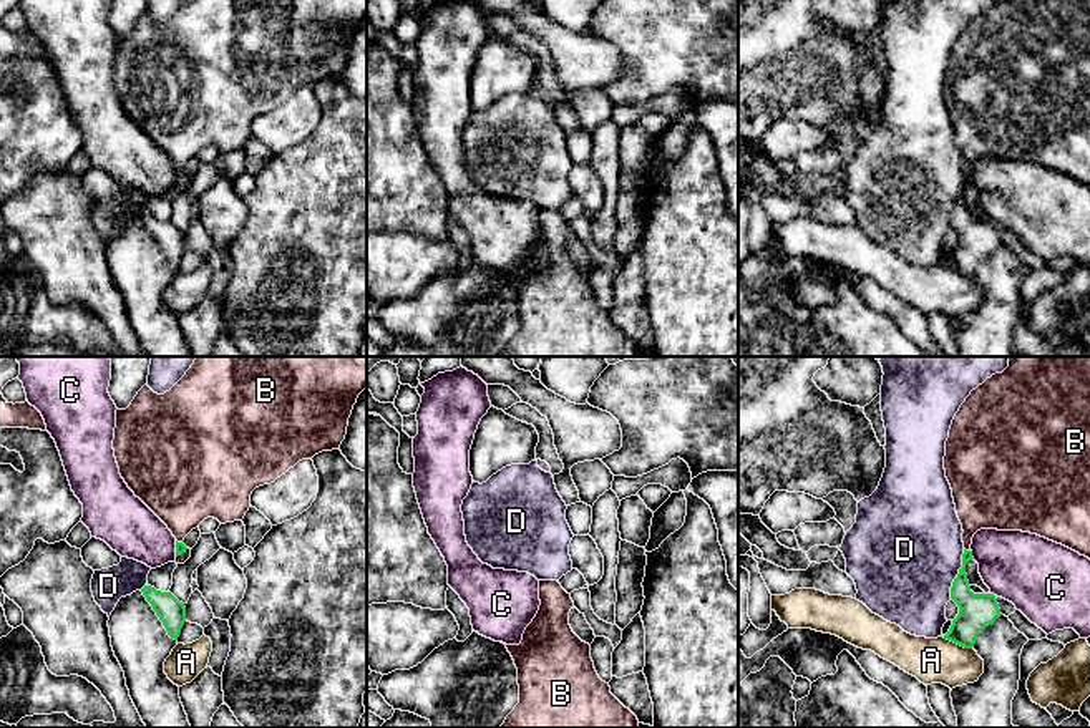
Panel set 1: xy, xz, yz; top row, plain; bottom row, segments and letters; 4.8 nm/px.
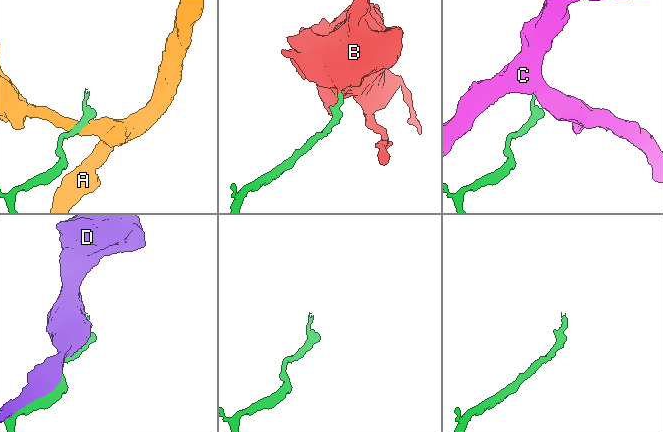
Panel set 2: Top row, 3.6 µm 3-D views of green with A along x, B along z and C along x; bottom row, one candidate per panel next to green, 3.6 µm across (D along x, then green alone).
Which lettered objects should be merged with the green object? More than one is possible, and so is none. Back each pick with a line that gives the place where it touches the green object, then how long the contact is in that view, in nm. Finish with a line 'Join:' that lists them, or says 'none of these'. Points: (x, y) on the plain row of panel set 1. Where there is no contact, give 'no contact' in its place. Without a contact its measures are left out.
B: yz (968, 179) | 40 nm
Join: B

